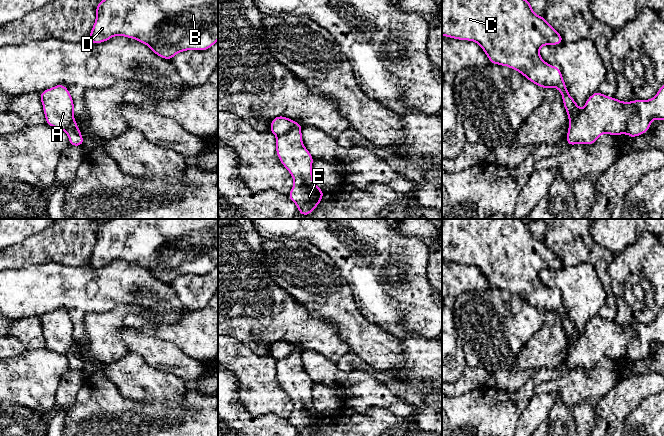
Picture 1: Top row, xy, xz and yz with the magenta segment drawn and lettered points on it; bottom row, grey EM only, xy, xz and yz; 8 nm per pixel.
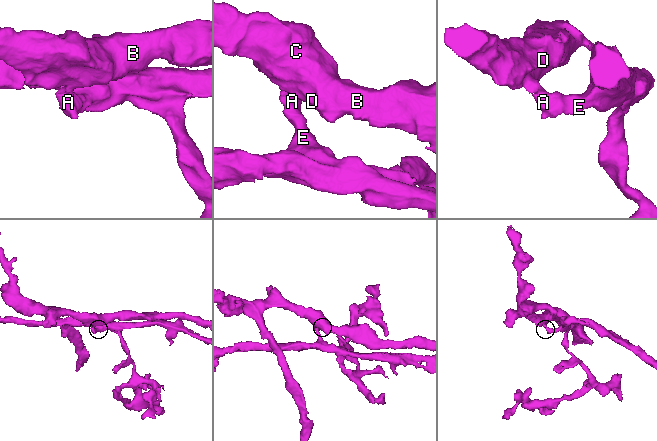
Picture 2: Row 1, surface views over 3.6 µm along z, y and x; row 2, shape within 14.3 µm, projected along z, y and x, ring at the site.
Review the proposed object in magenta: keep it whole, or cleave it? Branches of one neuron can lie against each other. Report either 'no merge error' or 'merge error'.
merge error

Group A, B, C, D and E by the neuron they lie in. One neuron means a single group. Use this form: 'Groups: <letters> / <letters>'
Groups: A B C D / E

